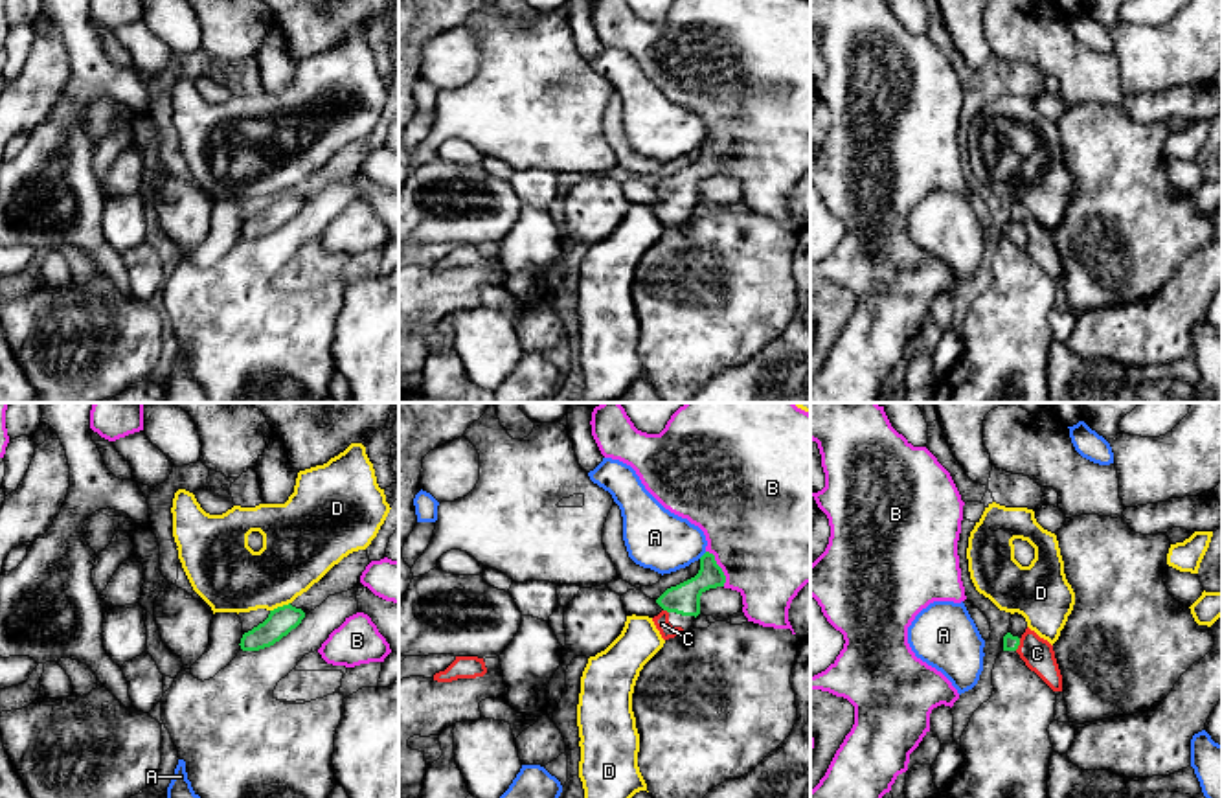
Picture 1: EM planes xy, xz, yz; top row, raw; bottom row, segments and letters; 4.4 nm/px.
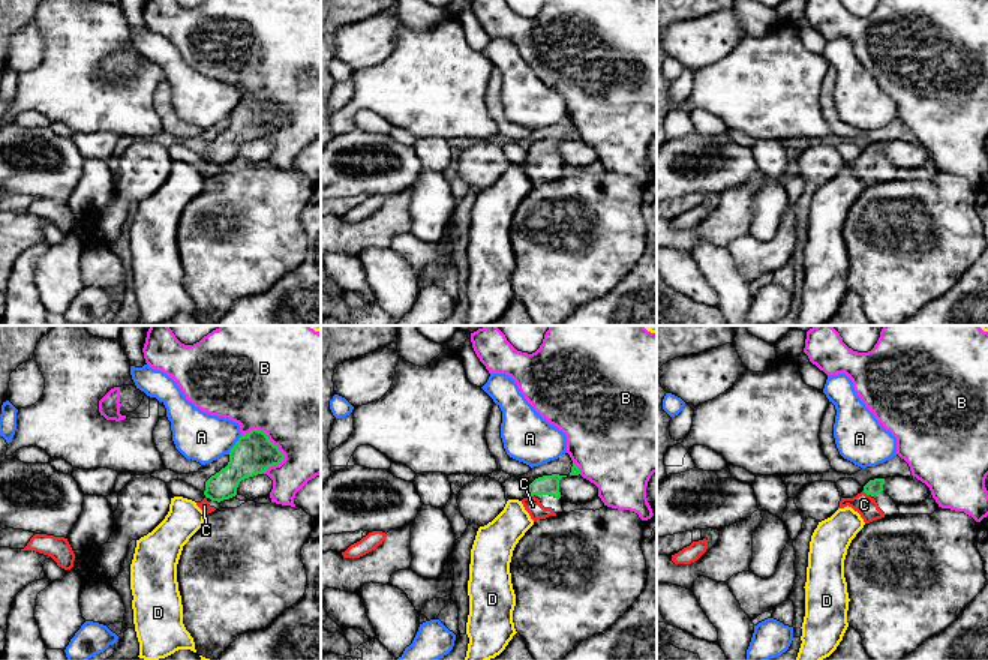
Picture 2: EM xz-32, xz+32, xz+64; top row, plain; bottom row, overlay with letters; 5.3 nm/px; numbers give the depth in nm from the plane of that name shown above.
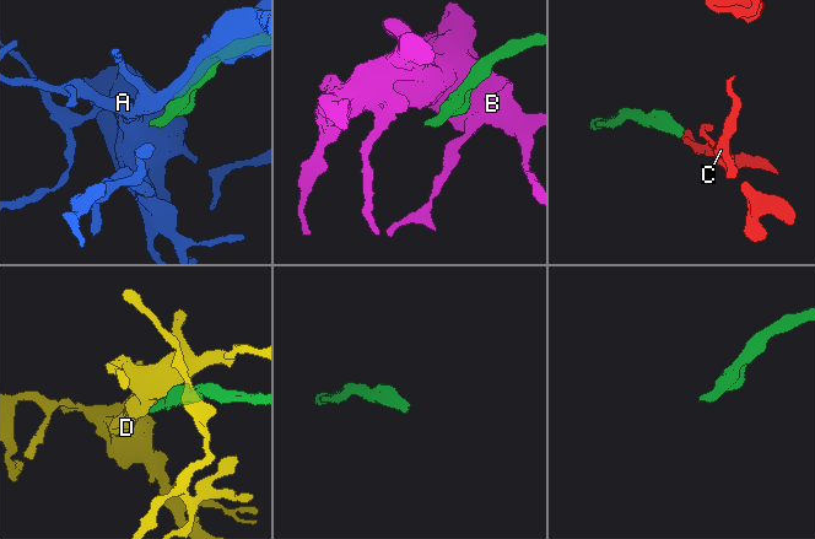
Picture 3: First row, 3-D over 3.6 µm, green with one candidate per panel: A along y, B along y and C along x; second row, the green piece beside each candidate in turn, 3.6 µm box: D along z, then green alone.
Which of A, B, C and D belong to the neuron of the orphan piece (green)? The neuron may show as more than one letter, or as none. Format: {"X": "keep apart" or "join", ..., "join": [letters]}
{"A": "keep apart", "B": "keep apart", "C": "join", "D": "keep apart", "join": ["C"]}

